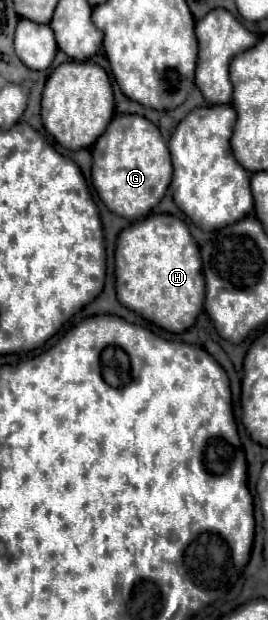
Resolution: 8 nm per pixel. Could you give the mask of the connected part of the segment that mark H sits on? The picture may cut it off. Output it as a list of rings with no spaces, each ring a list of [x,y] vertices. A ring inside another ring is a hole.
[[[152,214],[124,228],[116,240],[116,294],[138,316],[160,328],[182,334],[198,318],[204,304],[204,274],[188,224],[172,214]]]

